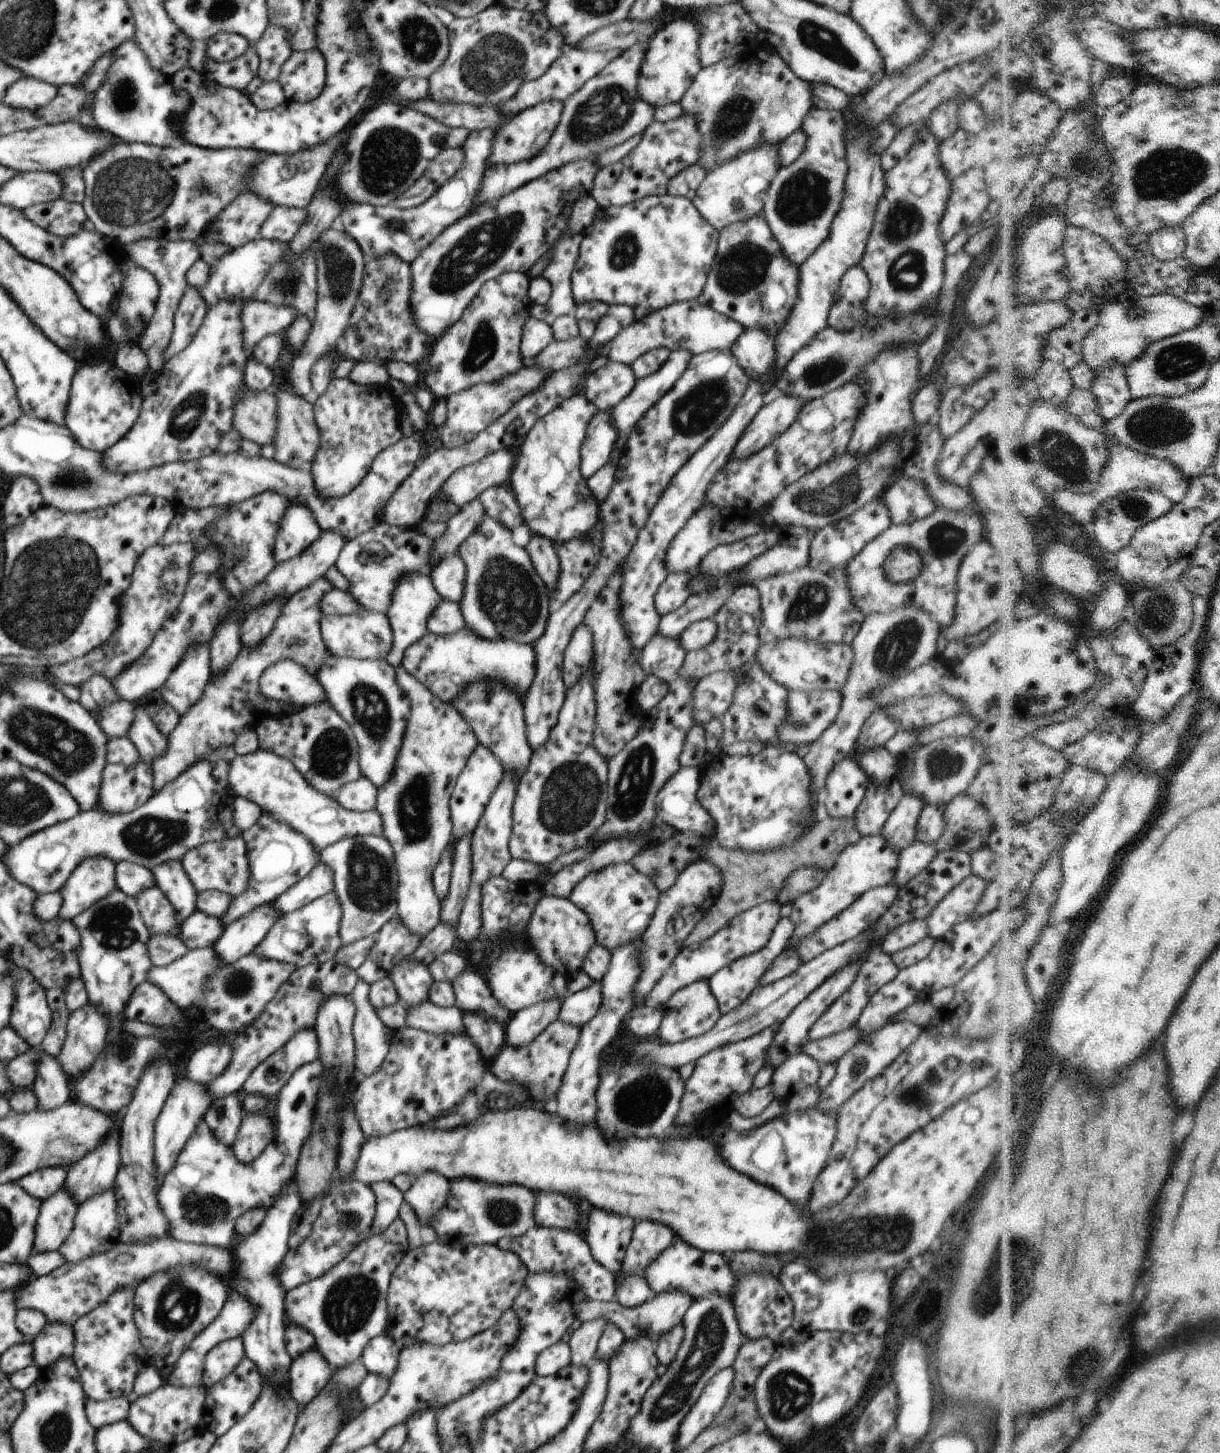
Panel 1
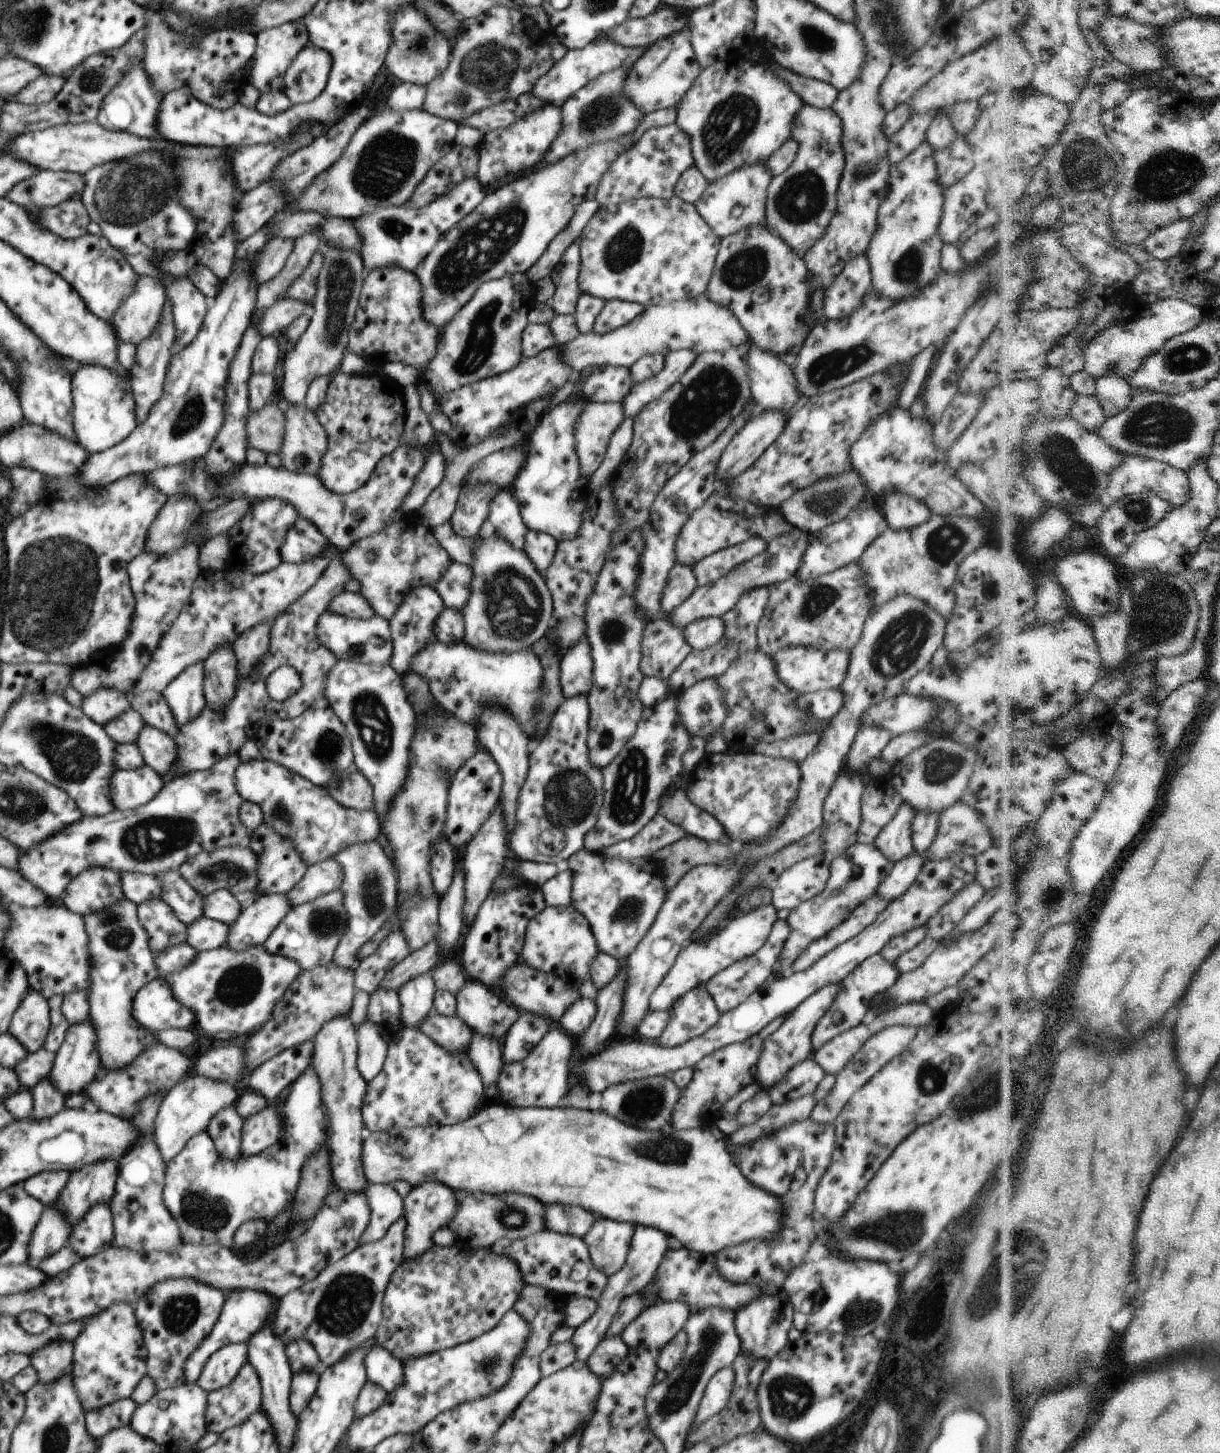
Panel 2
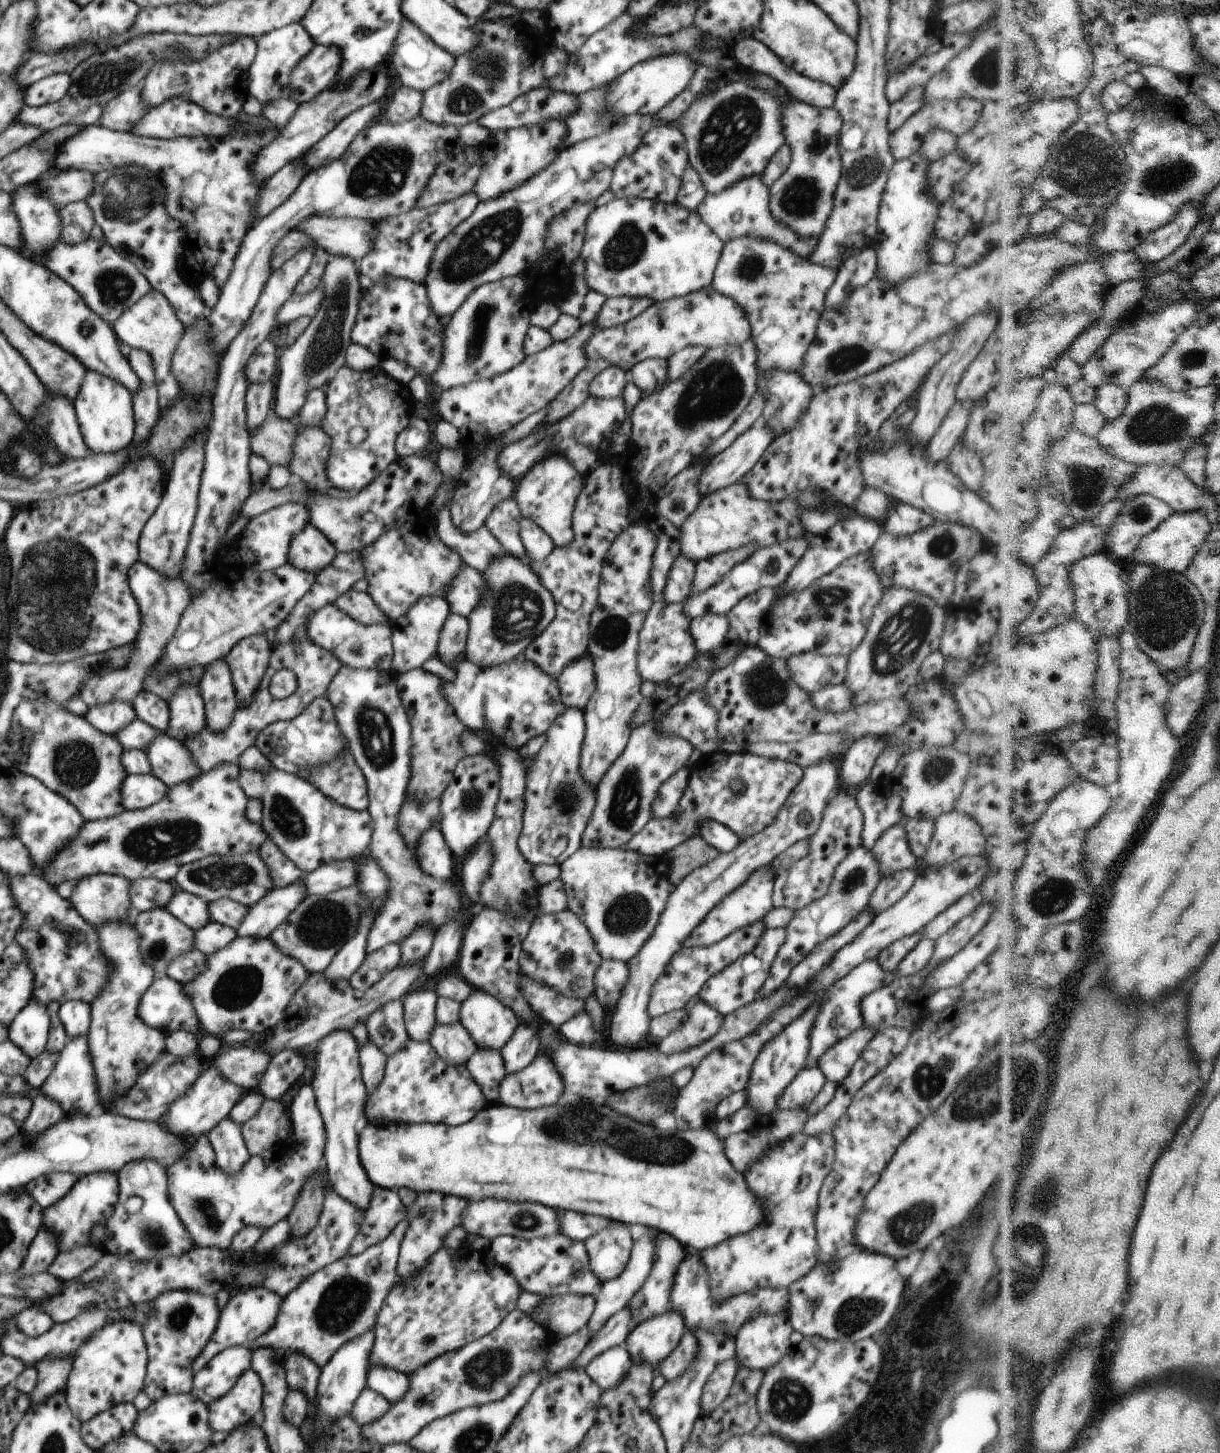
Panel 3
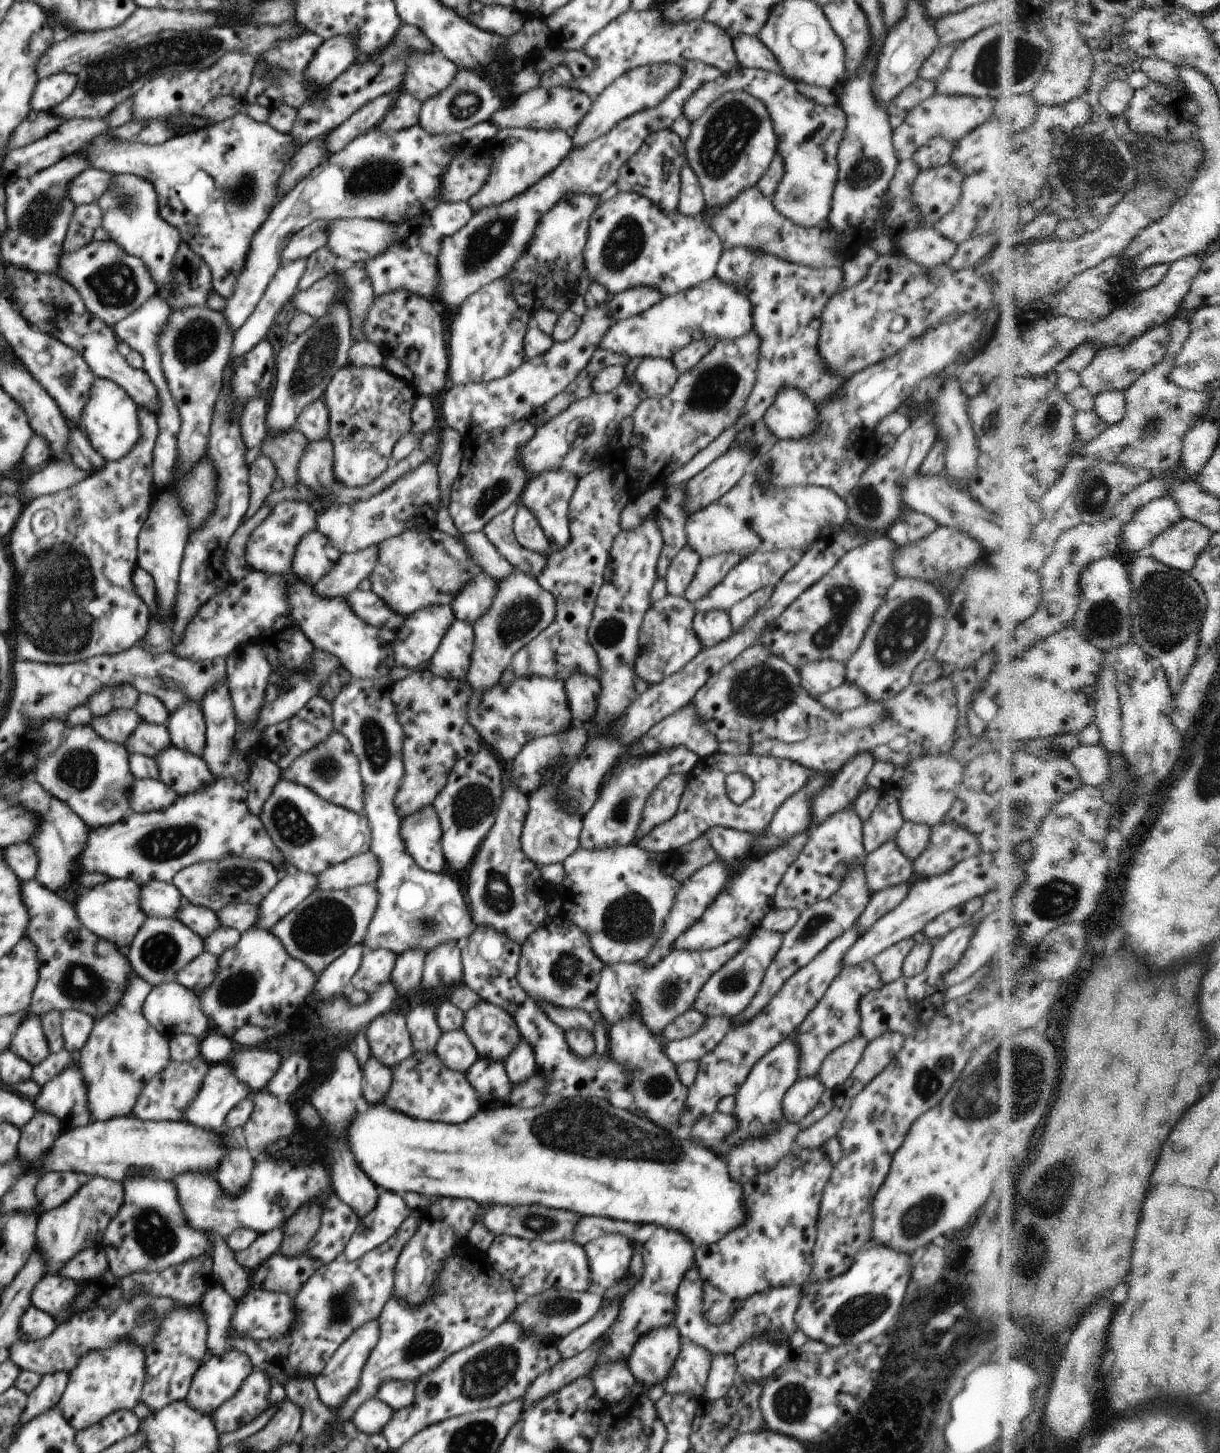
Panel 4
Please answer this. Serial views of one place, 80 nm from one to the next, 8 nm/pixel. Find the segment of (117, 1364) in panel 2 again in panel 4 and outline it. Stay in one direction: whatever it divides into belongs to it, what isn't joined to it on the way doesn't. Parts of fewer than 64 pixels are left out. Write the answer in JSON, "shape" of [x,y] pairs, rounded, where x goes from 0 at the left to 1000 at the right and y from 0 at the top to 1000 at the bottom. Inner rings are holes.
{"shape":[[[98,923],[87,929],[73,930],[57,944],[56,953],[46,969],[62,986],[80,980],[95,971],[109,971],[116,965],[120,942],[118,930],[107,923]]]}

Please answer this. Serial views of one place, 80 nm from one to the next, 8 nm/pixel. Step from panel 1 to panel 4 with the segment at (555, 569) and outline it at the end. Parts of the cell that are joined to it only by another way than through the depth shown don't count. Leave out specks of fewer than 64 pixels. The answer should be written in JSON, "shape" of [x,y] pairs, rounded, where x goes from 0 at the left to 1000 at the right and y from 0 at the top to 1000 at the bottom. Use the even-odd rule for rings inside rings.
{"shape":[[[425,346],[424,352],[420,357],[420,364],[421,369],[430,377],[448,383],[451,381],[449,371],[441,361],[440,357],[428,346]]]}

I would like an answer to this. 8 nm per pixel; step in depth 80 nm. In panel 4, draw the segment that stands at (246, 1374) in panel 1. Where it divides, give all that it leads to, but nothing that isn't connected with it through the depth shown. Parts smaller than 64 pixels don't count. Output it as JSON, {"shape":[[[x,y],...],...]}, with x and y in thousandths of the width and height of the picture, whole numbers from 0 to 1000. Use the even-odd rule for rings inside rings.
{"shape":[[[208,942],[195,958],[174,973],[179,987],[192,986],[215,974],[220,968],[221,956],[220,946]]]}

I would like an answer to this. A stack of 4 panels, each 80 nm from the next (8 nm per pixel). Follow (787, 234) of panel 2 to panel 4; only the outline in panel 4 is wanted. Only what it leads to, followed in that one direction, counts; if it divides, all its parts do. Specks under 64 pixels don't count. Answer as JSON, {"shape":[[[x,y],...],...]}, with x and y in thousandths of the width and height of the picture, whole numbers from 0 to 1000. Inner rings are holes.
{"shape":[[[604,45],[571,61],[561,70],[559,78],[565,83],[570,83],[590,65],[602,63],[611,63],[623,69],[637,92],[637,106],[643,112],[643,121],[633,135],[634,143],[652,154],[677,156],[688,118],[686,106],[694,89],[693,78],[687,72],[674,73],[660,67],[639,50]]]}

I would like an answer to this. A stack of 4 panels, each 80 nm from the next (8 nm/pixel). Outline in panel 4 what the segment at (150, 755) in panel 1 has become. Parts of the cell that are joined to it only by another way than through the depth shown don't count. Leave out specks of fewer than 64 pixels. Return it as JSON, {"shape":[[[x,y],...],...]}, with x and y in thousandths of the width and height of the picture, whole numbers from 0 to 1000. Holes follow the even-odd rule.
{"shape":[[[141,512],[127,522],[131,537],[142,542],[148,549],[161,546],[176,538],[176,534],[167,522],[145,515]]]}

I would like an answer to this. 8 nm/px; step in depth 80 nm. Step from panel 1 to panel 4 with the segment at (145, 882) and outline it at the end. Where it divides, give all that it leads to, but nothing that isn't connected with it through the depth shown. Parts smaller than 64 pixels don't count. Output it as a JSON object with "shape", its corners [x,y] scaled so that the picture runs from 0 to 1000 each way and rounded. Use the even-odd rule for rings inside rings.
{"shape":[[[123,606],[116,610],[116,626],[120,631],[146,632],[146,627],[150,624],[149,615],[141,608]]]}

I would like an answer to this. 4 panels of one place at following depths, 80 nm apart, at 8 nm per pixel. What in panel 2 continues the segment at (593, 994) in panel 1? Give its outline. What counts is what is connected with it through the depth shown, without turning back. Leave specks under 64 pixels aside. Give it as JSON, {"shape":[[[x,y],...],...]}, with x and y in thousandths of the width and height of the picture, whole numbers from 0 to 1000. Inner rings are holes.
{"shape":[[[474,685],[473,689],[466,693],[465,696],[459,701],[457,707],[473,716],[480,711],[480,709],[482,709],[489,697],[488,689]]]}

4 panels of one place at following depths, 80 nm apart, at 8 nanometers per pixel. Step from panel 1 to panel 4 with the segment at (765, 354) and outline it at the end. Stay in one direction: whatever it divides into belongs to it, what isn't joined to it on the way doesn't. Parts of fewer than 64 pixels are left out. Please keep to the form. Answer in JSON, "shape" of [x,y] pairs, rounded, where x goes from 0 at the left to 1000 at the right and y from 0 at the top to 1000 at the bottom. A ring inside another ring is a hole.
{"shape":[[[643,266],[625,287],[636,302],[661,302],[669,299],[673,293],[671,284],[666,277],[649,267]]]}

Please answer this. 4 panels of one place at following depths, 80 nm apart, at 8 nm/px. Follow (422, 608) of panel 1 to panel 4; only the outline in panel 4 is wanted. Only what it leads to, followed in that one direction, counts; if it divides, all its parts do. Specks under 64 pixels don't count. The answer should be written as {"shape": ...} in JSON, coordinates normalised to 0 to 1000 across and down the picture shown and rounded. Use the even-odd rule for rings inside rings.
{"shape":[[[369,416],[352,417],[334,423],[330,431],[323,434],[324,458],[345,460],[351,457],[372,427]]]}

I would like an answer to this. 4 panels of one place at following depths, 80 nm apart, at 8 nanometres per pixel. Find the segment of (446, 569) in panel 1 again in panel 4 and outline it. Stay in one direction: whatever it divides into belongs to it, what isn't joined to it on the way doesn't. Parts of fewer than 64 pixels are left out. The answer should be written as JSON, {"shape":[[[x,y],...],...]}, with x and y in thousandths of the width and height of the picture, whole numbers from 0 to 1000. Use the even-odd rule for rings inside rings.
{"shape":[[[397,394],[389,397],[368,416],[374,426],[388,430],[403,417],[409,405],[408,400]]]}

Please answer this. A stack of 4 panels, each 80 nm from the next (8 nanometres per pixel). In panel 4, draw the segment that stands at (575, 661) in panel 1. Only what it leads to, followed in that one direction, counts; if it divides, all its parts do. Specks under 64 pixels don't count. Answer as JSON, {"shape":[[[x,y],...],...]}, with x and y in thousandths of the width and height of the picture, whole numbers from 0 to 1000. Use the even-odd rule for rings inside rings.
{"shape":[[[472,463],[462,469],[469,493],[475,497],[482,497],[489,489],[489,482],[493,476],[491,468]]]}

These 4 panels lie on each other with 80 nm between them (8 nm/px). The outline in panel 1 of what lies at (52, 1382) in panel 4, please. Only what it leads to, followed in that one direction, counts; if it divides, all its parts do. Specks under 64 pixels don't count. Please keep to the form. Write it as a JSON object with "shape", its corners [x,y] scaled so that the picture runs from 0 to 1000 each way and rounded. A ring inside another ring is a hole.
{"shape":[[[39,911],[33,918],[26,922],[27,939],[34,944],[43,942],[45,937],[60,933],[60,913],[52,911]]]}

